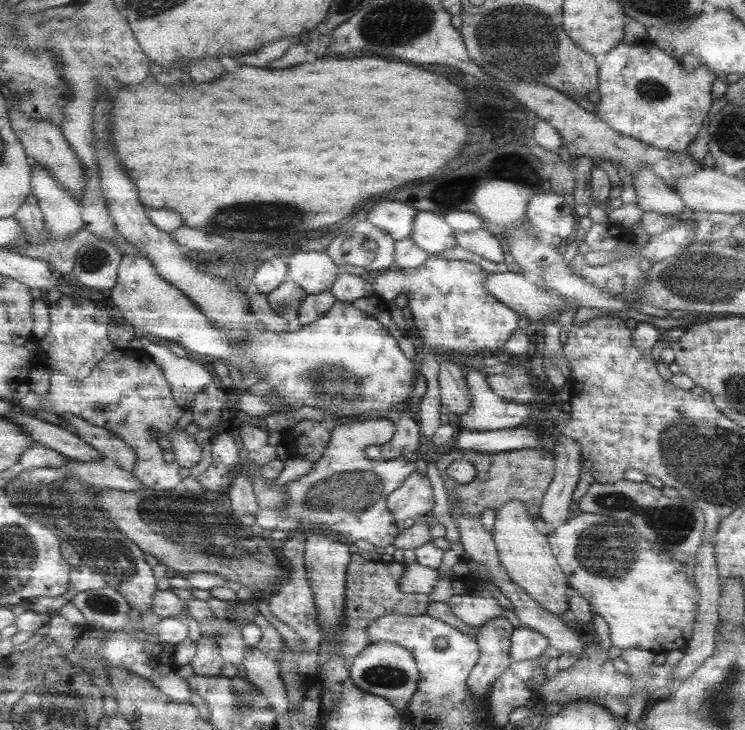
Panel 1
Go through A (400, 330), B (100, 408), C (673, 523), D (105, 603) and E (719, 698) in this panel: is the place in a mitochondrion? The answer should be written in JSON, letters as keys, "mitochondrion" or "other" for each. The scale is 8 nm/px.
{"A":"other","B":"mitochondrion","C":"mitochondrion","D":"mitochondrion","E":"mitochondrion"}

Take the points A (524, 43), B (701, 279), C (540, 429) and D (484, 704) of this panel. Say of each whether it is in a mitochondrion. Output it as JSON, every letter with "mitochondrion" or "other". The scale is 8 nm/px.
{"A":"mitochondrion","B":"mitochondrion","C":"other","D":"other"}

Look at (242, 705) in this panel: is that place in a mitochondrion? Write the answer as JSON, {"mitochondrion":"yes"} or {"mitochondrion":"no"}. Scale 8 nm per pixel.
{"mitochondrion":"yes"}

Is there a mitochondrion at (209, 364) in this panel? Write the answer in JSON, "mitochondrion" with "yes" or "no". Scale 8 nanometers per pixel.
{"mitochondrion":"no"}

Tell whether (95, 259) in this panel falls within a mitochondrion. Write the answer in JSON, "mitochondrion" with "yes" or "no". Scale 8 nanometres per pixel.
{"mitochondrion":"yes"}

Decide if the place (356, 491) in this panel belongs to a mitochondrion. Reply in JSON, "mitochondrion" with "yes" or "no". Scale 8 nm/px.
{"mitochondrion":"yes"}

